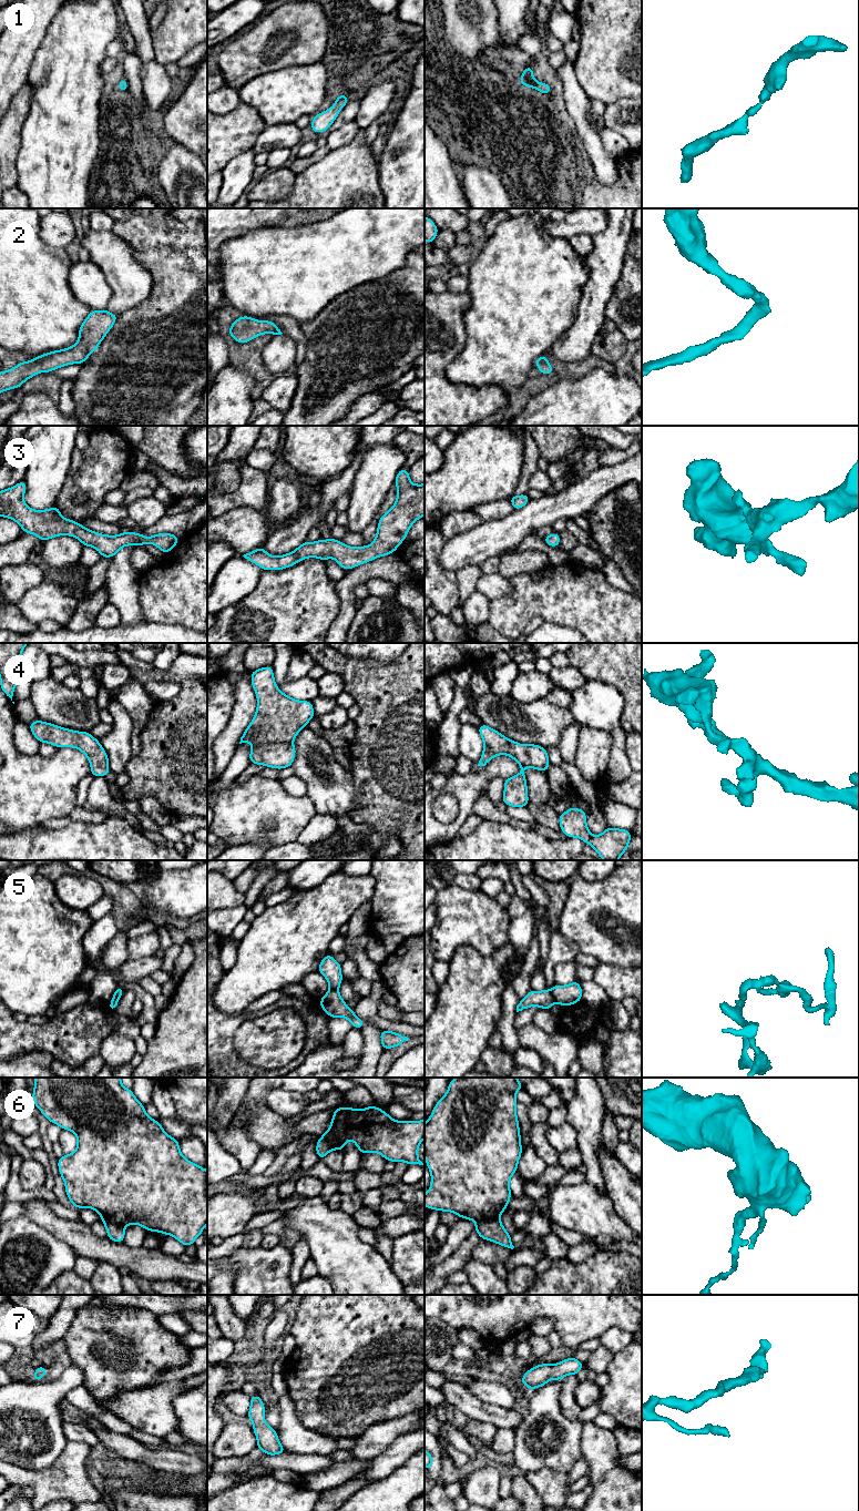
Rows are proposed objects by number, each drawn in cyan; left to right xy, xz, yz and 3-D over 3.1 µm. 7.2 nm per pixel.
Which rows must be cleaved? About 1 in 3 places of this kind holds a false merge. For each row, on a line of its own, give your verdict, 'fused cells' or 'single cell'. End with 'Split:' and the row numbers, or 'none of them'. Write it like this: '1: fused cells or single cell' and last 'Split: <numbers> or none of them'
1: single cell
2: single cell
3: single cell
4: single cell
5: fused cells
6: fused cells
7: single cell
Split: 5, 6

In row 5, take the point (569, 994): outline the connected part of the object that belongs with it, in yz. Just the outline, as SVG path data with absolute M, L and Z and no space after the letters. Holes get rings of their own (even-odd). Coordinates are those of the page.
M577 980L567 986L554 984L551 992L554 1001L562 1007L572 1005L582 1000L582 988Z

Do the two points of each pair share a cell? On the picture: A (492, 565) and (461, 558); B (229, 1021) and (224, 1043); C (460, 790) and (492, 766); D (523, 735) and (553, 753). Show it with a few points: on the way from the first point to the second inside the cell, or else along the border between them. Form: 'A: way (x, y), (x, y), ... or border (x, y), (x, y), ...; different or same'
A: border (499, 554), (491, 555), (479, 564); different
B: way (224, 1027), (224, 1038); same
C: way (468, 788), (484, 774); same
D: border (558, 746), (552, 746), (548, 751); different

